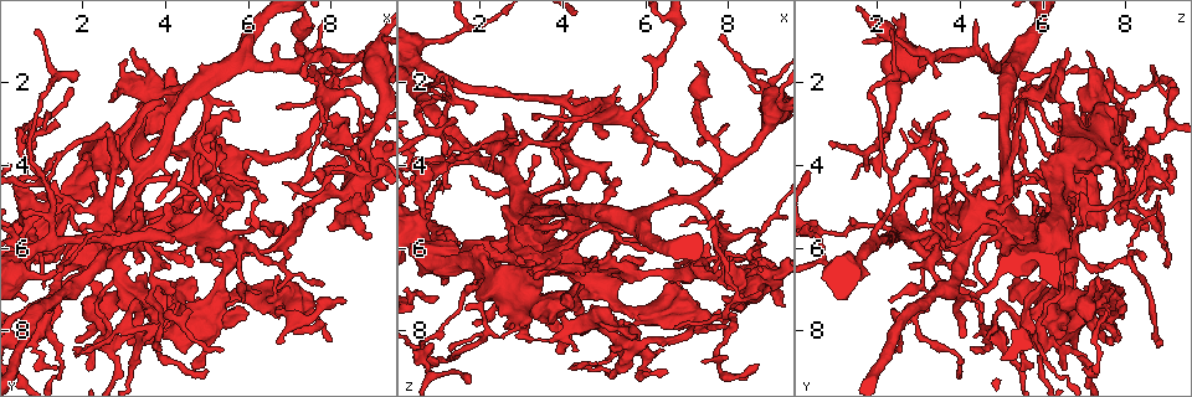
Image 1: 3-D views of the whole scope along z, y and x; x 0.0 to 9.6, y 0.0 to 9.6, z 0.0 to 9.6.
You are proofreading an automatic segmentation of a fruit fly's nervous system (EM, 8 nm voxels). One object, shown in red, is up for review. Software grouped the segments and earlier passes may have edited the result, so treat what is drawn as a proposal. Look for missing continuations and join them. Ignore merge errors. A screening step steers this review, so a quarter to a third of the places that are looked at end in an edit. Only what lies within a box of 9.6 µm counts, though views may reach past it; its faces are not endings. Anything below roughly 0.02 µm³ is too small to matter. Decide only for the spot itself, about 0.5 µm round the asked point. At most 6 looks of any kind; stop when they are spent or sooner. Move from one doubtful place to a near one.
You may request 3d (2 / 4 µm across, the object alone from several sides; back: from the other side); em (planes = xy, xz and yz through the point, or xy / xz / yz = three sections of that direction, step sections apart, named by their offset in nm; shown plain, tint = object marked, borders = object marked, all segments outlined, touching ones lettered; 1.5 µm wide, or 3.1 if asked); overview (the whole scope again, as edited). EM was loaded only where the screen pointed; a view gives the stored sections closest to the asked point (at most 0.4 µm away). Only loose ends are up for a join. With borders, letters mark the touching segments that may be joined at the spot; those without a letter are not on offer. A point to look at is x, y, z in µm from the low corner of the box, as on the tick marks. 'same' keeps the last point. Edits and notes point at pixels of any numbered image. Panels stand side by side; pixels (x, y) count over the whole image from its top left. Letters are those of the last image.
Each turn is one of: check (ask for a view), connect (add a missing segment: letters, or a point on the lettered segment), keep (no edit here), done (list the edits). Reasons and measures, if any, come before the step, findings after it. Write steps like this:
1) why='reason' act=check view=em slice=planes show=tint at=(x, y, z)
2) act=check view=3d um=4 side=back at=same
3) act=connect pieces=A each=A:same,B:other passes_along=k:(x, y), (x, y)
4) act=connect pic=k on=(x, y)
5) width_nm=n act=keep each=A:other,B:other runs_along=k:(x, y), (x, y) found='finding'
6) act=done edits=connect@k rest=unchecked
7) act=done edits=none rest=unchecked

why='branch stops here' act=check view=3d um=2 at=(4.65, 7.30, 5.20)

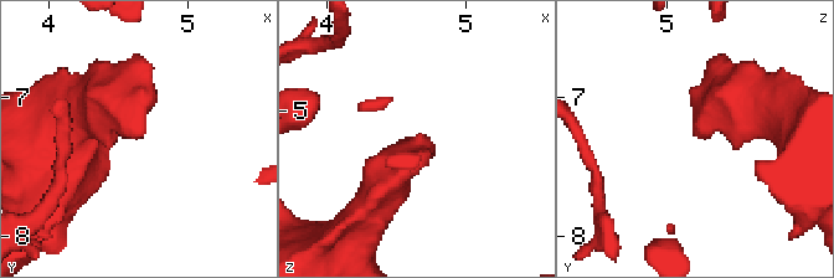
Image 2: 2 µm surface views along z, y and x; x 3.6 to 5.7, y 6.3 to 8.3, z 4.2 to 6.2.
act=check view=em slice=planes show=borders at=(4.68, 7.28, 5.22)

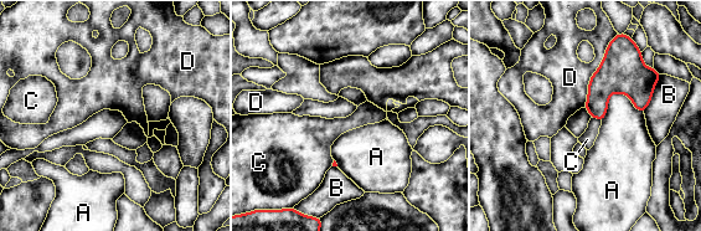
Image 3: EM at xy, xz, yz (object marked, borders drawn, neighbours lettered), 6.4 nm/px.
act=keep each=A:other,B:other,C:other,D:other border=3:(592, 117), (601, 121) found='none of them fits'

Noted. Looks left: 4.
why='thin end' act=check view=3d um=4 at=(7.85, 6.85, 4.40)

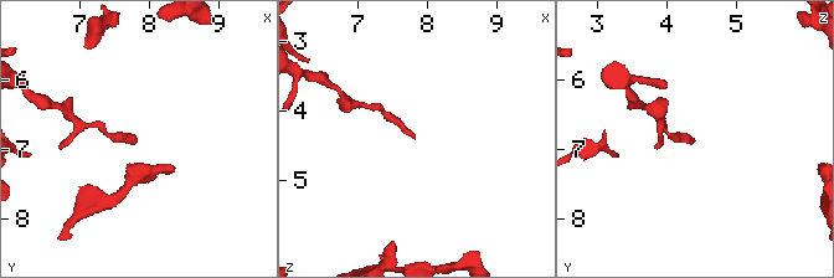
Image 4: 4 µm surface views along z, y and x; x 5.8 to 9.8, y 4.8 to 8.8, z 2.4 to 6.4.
why='now the EM' act=check view=em slice=yz step=8 show=tint at=(7.80, 6.90, 4.35)

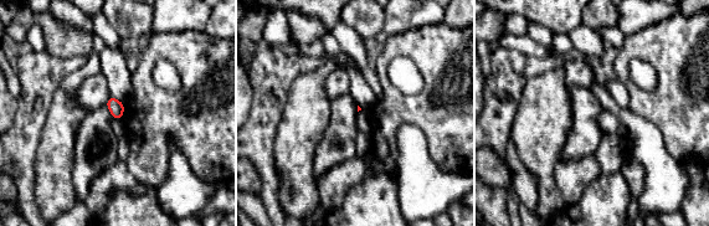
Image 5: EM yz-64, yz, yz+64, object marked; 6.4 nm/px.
why='another direction' act=check view=em slice=planes show=borders at=same

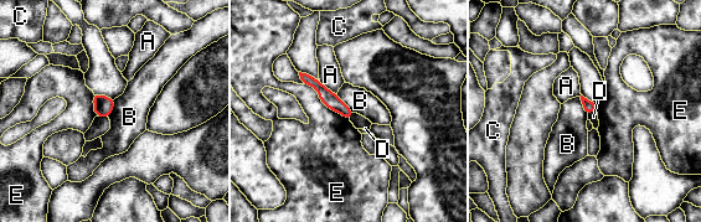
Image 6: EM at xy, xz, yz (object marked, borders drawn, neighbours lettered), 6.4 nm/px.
act=keep each=A:other,B:other,C:other,D:other,E:other runs_along=6:(303, 76), (349, 113) found='no lettered segment goes on from it'

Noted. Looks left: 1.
act=done edits=none rest=unchecked

